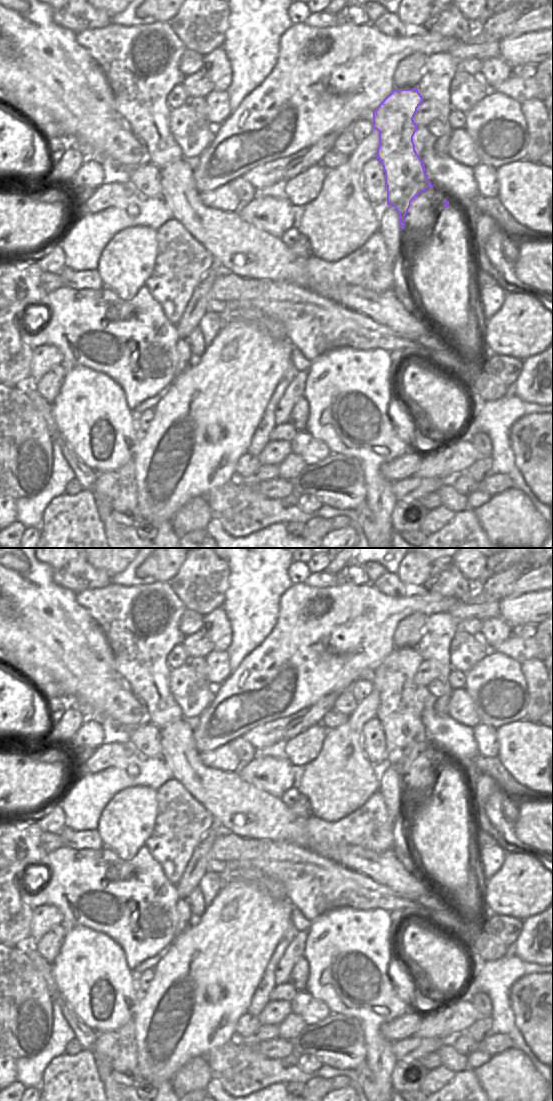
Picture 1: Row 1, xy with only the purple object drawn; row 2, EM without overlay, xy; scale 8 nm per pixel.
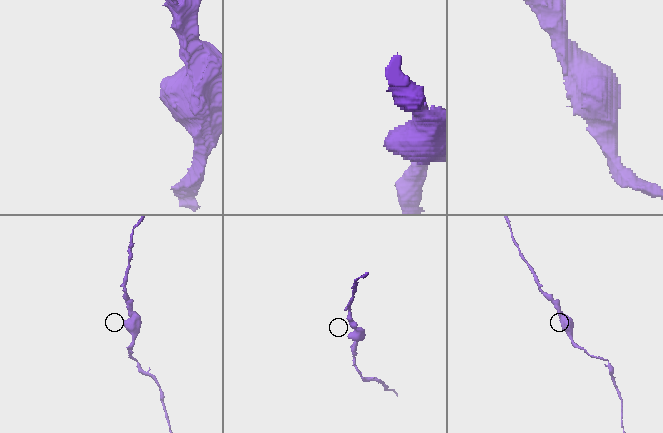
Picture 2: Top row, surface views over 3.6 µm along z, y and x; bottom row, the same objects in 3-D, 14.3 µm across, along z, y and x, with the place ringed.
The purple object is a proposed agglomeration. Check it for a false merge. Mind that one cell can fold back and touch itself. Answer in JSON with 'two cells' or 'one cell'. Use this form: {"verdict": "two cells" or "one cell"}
{"verdict": "one cell"}

